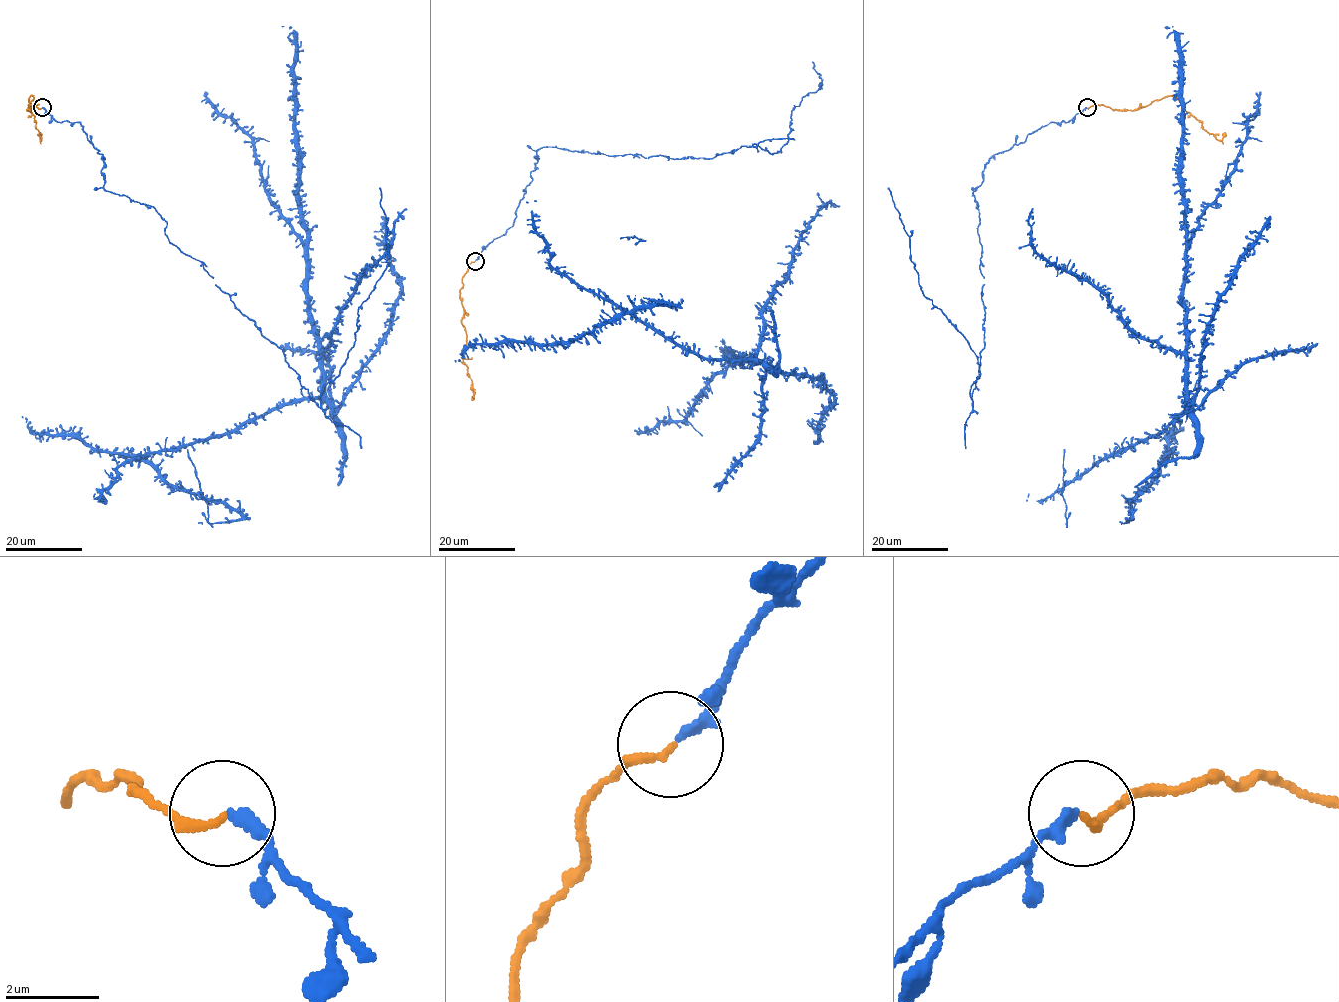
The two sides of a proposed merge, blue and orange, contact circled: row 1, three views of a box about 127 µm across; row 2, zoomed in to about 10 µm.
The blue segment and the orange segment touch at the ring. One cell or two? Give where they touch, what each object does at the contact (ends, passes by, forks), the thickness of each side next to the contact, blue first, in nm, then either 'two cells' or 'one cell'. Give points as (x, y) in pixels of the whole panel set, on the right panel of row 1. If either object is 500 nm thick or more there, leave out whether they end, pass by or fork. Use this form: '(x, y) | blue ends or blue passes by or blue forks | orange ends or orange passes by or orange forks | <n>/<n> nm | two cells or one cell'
(1087, 107) | blue ends | orange ends | 240/180 nm | one cell

